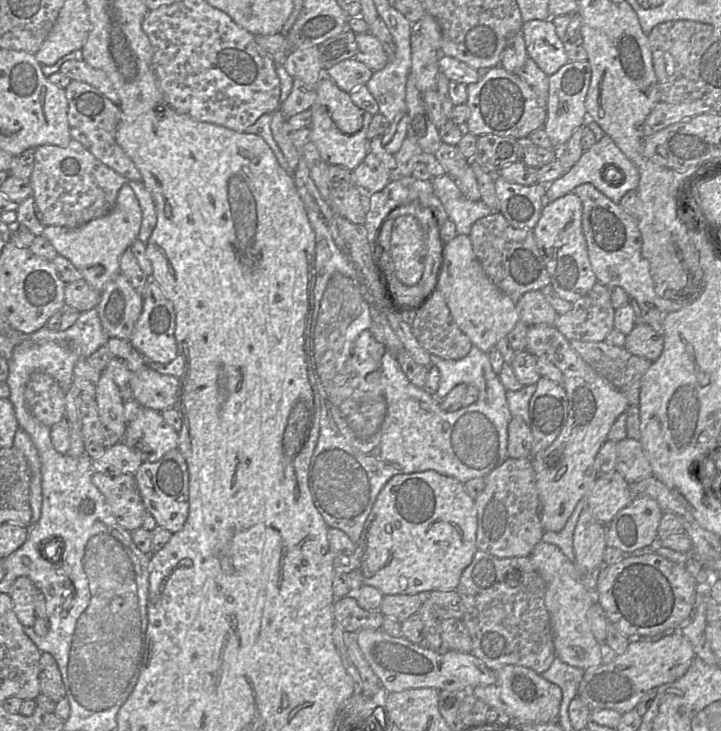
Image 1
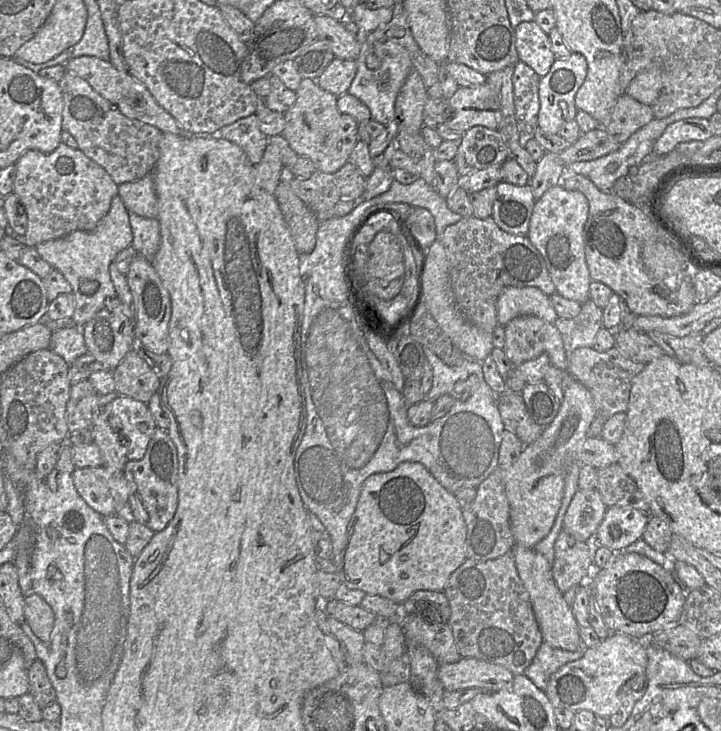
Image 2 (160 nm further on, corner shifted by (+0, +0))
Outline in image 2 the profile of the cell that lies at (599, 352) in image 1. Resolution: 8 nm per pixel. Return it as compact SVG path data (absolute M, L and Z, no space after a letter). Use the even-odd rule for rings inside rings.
M617 346L604 352L592 347L580 347L567 353L568 372L588 389L598 417L602 418L627 411L632 381L645 365L626 357Z

